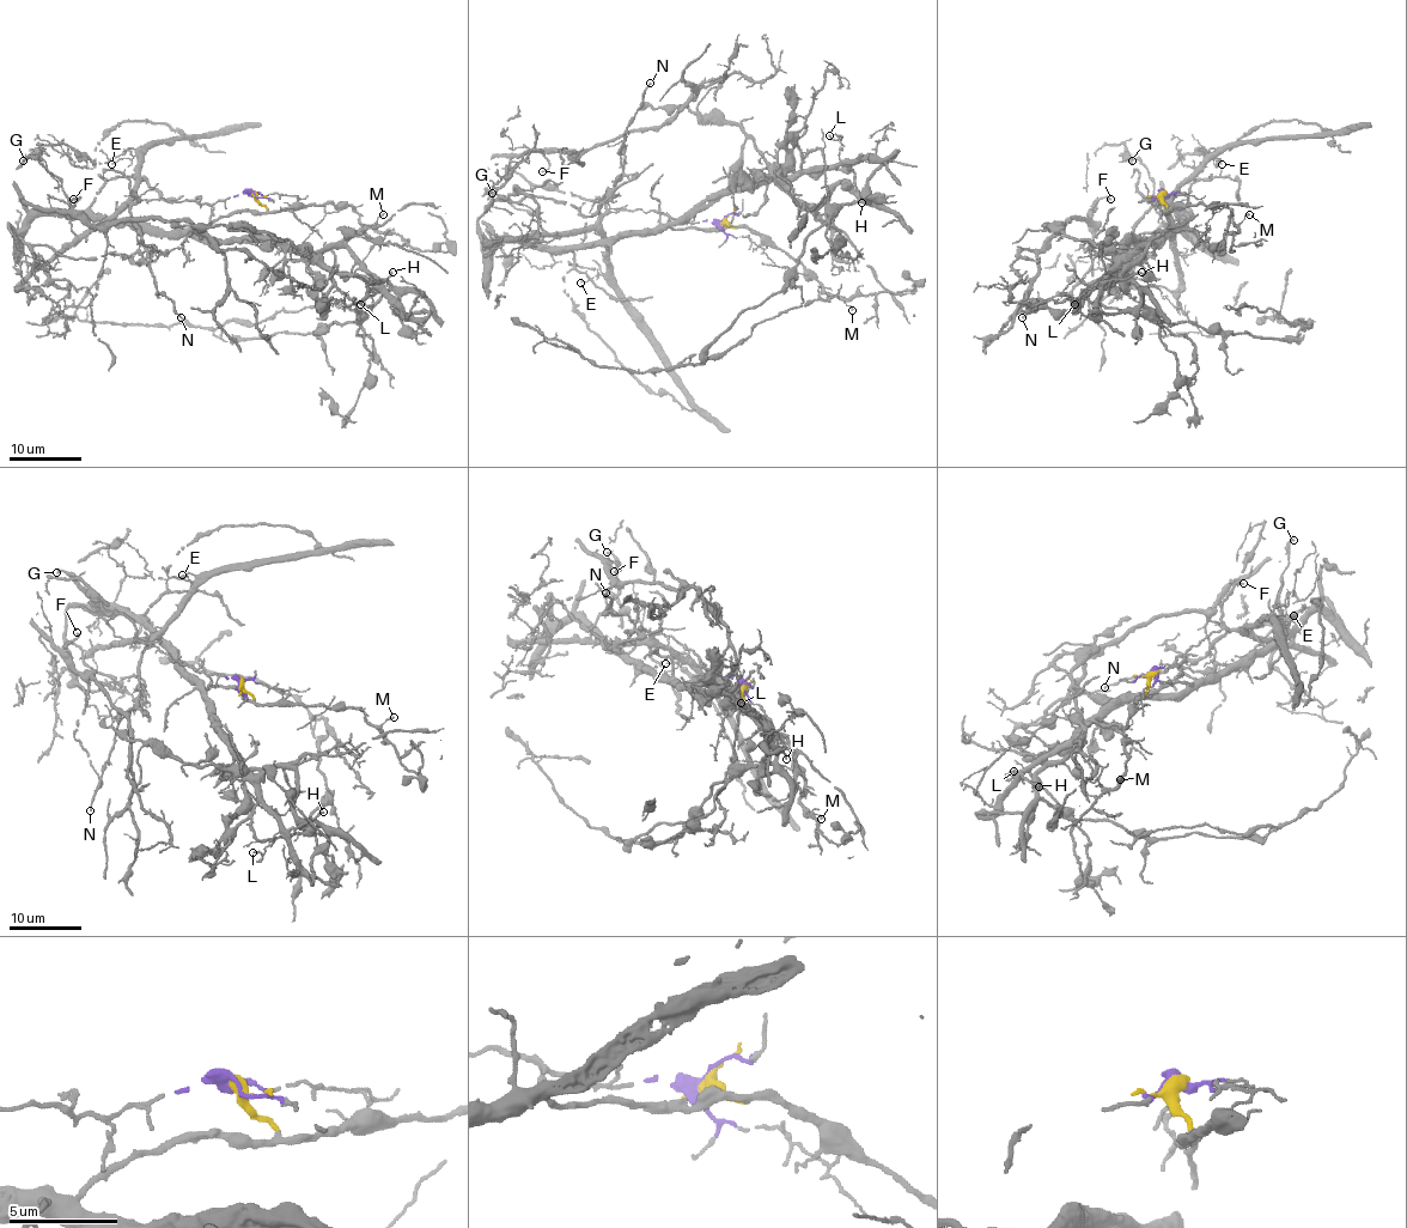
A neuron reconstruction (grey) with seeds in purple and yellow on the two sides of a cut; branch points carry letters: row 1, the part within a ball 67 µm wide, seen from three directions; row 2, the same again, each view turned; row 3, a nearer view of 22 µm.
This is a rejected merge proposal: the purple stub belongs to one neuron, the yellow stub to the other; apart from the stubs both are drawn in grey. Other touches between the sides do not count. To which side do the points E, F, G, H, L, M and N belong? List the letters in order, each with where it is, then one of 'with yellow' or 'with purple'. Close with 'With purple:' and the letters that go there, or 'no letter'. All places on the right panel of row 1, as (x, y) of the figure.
E: place (1222, 164); with purple
F: place (1110, 199); with yellow
G: place (1132, 160); with purple
H: place (1141, 272); with yellow
L: place (1074, 304); with yellow
M: place (1249, 214); with yellow
N: place (1022, 317); with purple
With purple: E, G, N

